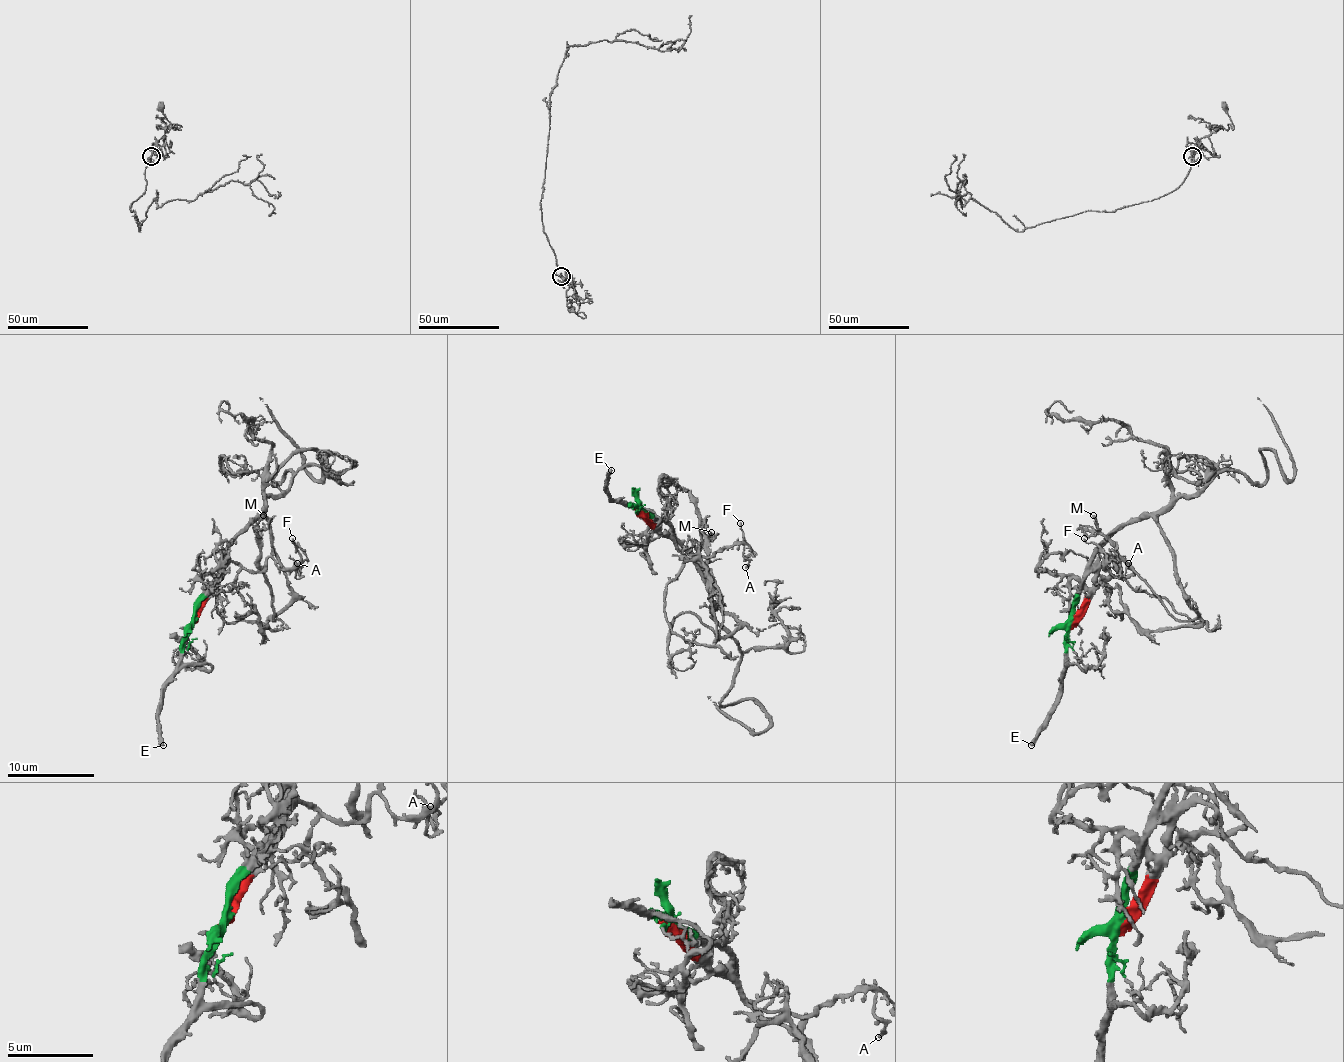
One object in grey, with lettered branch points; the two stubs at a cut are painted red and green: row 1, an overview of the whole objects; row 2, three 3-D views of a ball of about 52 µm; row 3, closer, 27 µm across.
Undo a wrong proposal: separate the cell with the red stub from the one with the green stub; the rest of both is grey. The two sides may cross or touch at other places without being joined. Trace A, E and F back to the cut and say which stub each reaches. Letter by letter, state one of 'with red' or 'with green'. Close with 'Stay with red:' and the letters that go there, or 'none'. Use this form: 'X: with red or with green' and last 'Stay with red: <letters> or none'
A: with red
E: with green
F: with red
Stay with red: A, F

